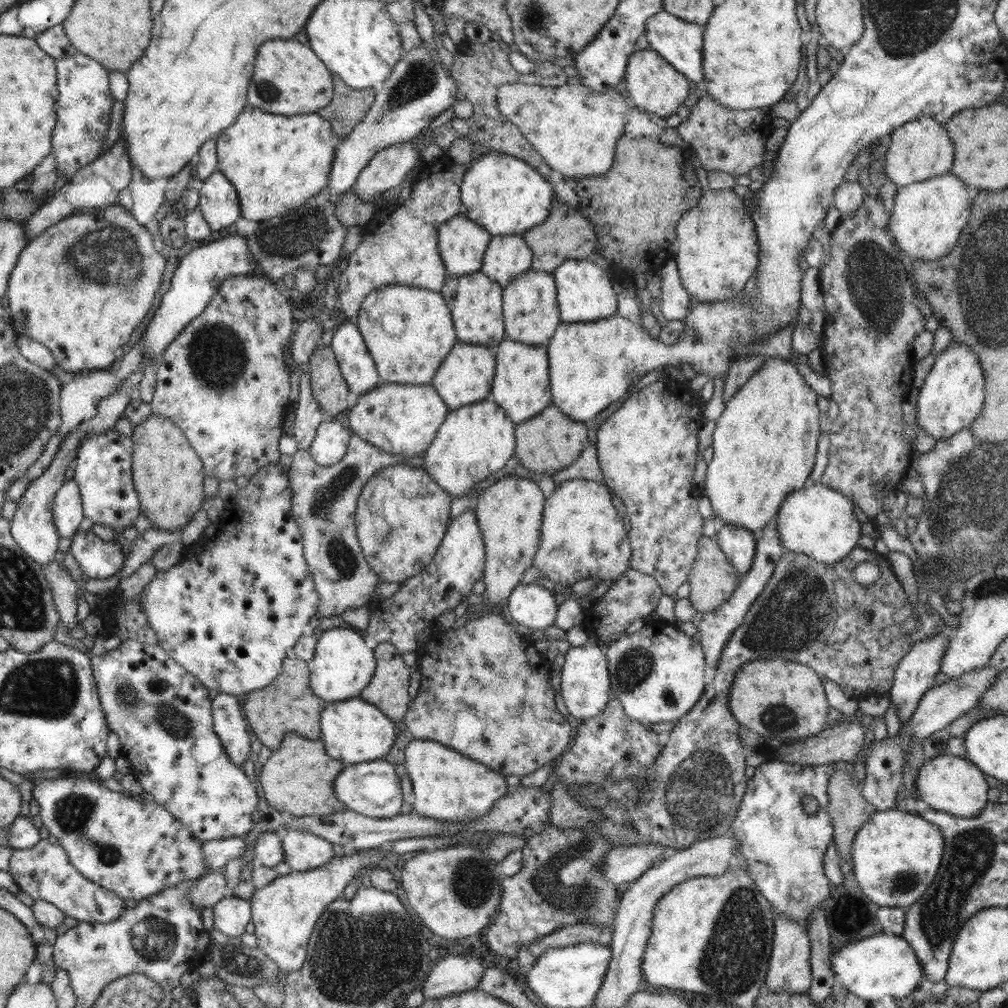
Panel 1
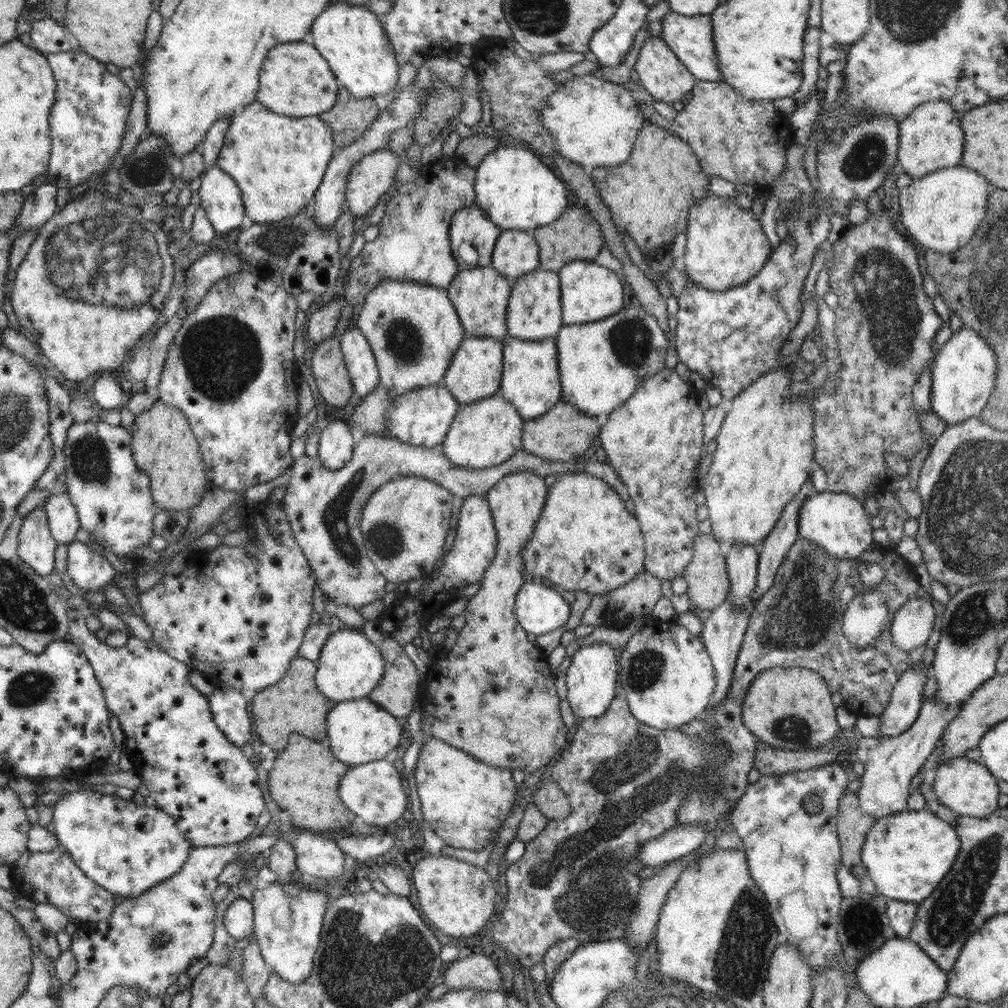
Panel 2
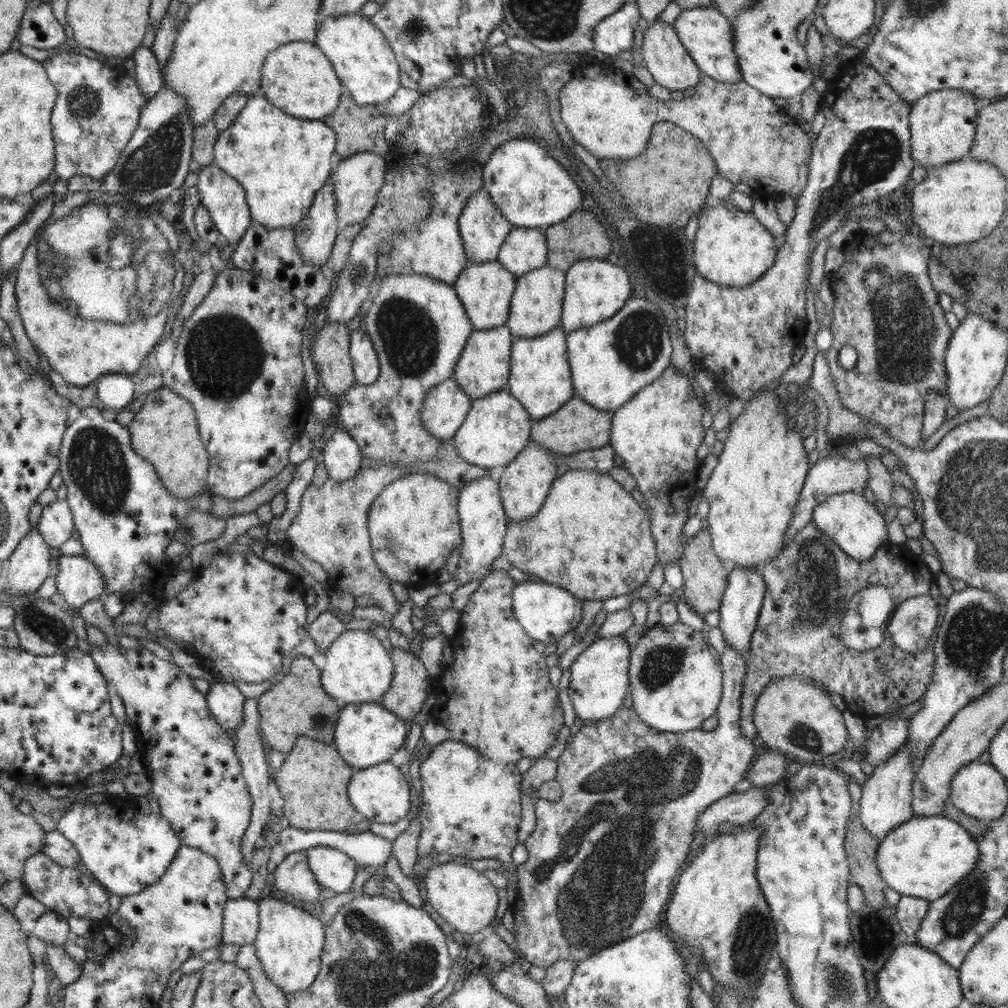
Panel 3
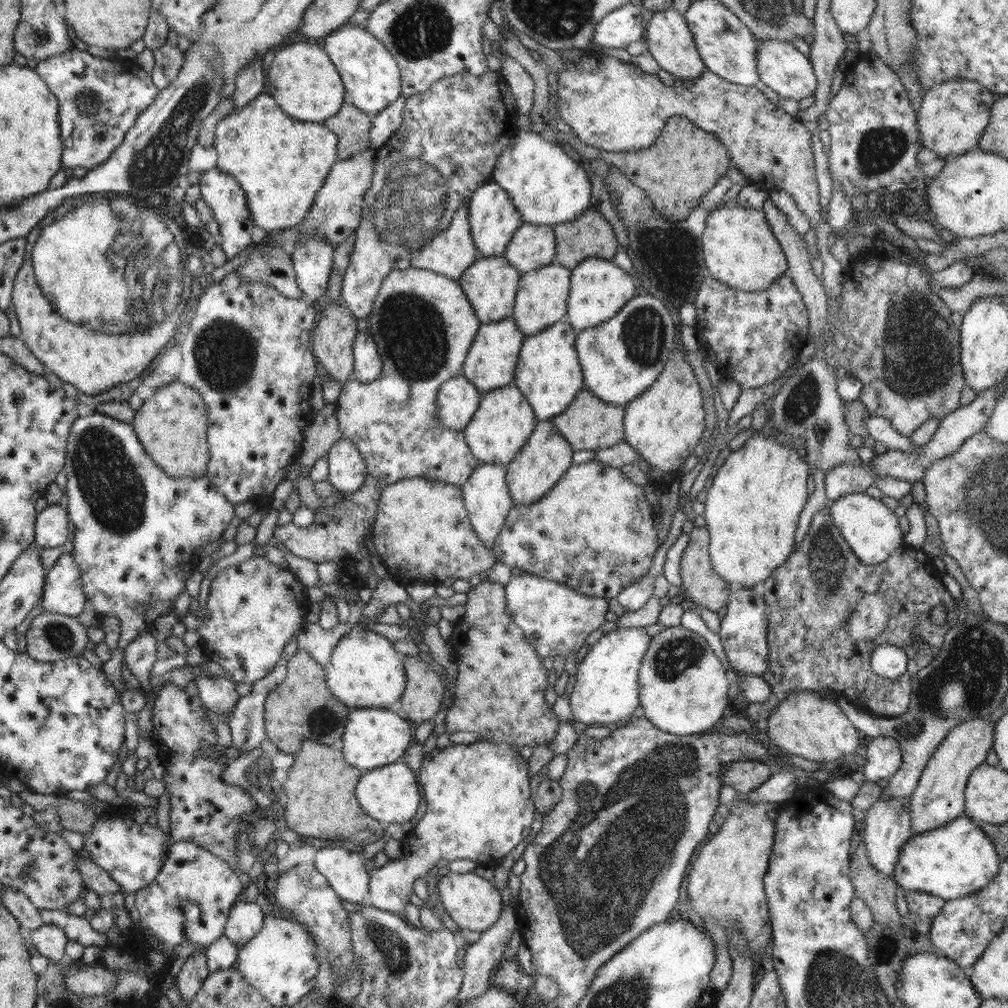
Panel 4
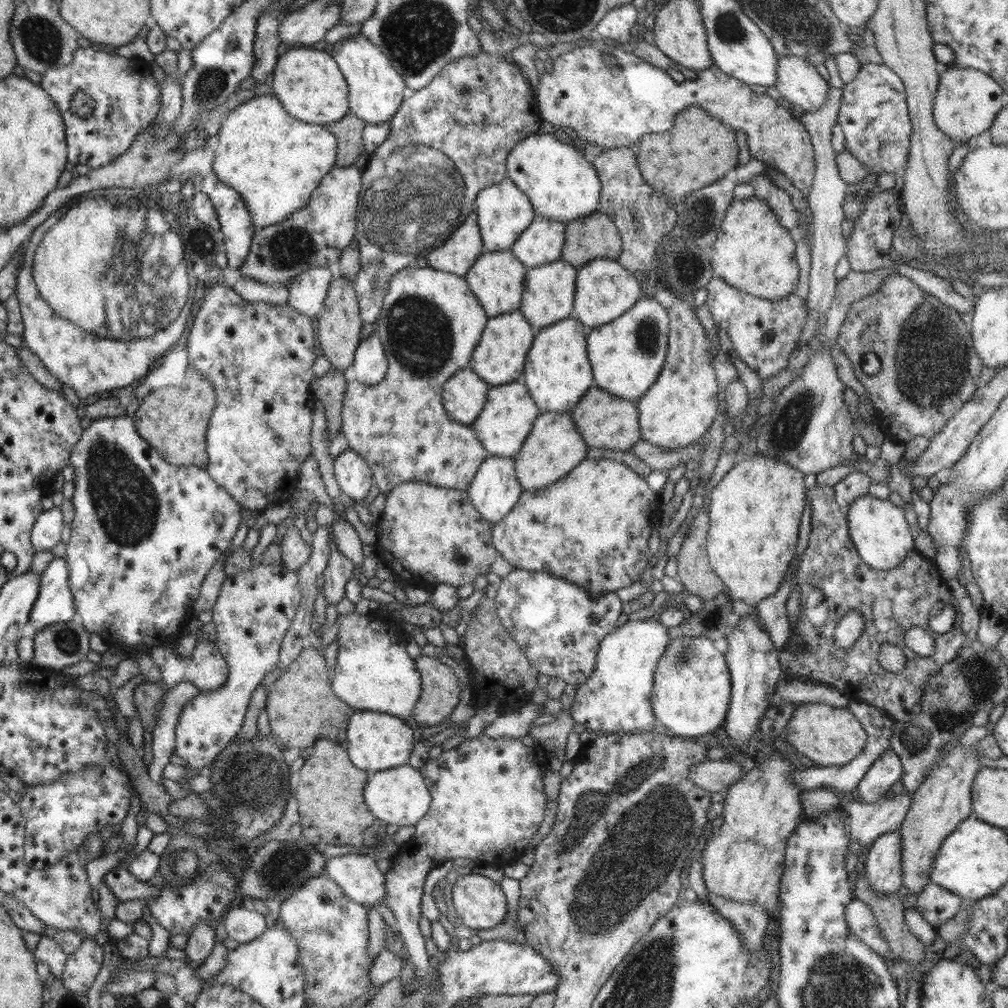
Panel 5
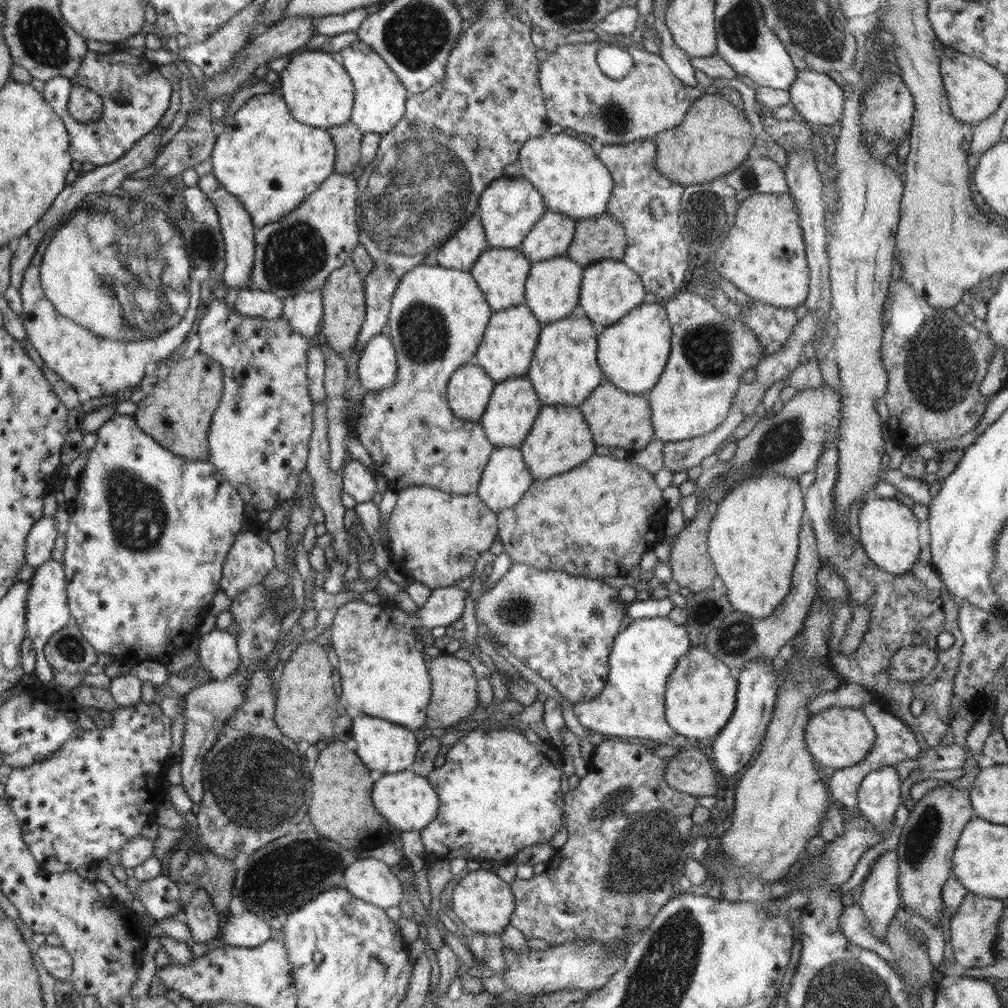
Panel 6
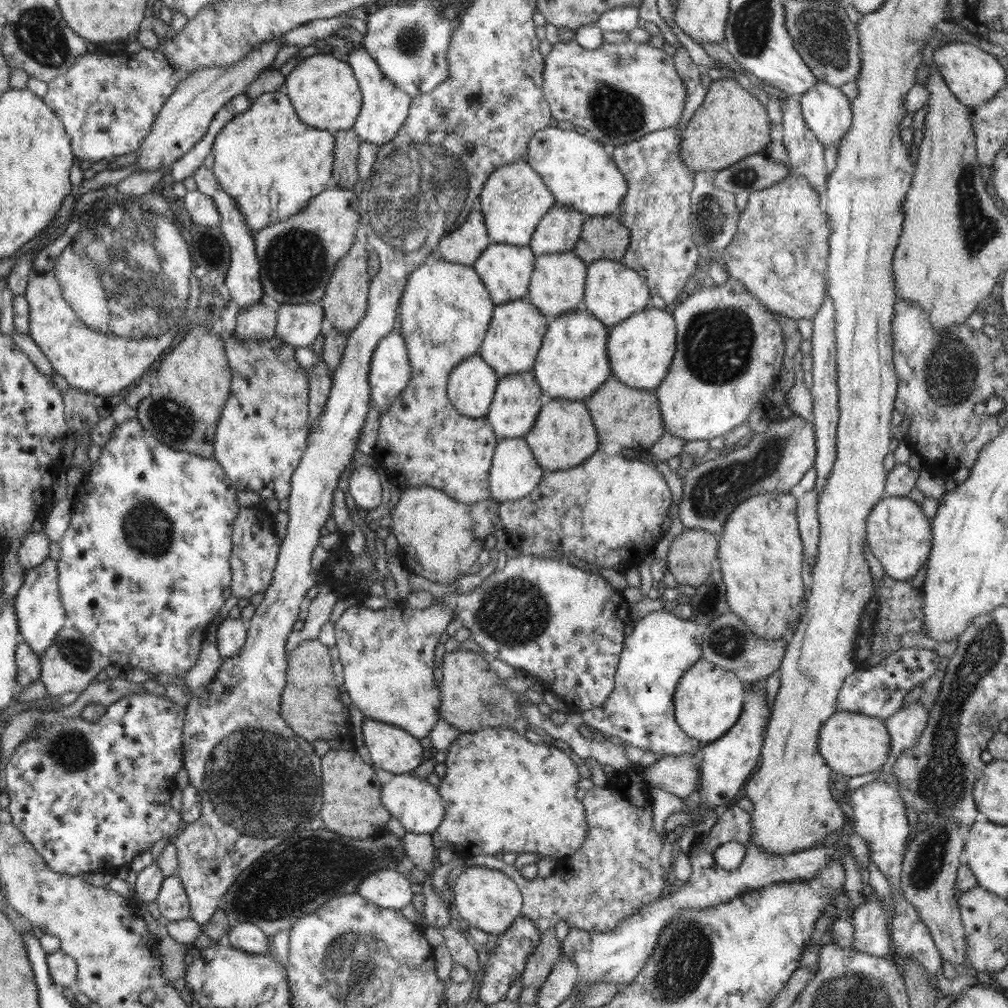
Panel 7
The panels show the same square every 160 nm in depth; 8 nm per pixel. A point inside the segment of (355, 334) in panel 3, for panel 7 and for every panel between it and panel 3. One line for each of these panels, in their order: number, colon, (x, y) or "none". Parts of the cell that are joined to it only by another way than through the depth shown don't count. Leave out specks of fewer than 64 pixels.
4: (367, 366)
5: (370, 364)
6: (377, 368)
7: (390, 369)

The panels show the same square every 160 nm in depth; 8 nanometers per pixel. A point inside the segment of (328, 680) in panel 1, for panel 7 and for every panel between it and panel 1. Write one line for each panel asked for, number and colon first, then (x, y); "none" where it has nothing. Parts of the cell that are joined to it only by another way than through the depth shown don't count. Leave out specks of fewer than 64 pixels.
2: (349, 667)
3: (358, 669)
4: (364, 670)
5: (373, 672)
6: (382, 670)
7: (387, 655)

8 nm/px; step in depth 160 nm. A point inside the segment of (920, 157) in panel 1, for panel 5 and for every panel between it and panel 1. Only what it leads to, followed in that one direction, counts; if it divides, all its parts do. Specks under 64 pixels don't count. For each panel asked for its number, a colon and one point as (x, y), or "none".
2: (931, 138)
3: (943, 123)
4: (953, 115)
5: (967, 102)

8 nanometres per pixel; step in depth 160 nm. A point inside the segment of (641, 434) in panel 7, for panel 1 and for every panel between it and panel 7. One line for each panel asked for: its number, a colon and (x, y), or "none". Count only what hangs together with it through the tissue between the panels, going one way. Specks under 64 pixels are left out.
1: (550, 441)
2: (563, 434)
3: (576, 426)
4: (588, 423)
5: (605, 421)
6: (616, 418)

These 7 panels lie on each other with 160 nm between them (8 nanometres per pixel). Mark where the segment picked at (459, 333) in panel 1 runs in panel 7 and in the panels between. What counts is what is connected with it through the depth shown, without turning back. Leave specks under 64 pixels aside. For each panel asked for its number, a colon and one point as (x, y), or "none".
2: (480, 296)
3: (485, 289)
4: (490, 283)
5: (496, 278)
6: (500, 273)
7: (505, 270)

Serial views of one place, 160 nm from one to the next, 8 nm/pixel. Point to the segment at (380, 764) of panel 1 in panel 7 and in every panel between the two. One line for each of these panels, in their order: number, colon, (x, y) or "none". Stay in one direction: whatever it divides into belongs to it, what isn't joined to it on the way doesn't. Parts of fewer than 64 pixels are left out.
2: (373, 791)
3: (380, 792)
4: (389, 793)
5: (399, 795)
6: (406, 800)
7: (417, 804)

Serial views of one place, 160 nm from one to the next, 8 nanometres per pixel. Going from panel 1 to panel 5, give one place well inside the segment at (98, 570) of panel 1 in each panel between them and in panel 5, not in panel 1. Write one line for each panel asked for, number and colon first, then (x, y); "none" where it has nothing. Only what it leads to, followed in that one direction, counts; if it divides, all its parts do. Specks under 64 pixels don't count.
2: (89, 571)
3: (77, 580)
4: (63, 594)
5: (54, 604)

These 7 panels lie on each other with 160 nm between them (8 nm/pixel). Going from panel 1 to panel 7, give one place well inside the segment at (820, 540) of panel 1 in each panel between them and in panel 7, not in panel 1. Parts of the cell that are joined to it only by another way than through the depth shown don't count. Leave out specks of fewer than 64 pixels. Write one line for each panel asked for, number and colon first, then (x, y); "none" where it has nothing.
2: (837, 522)
3: (856, 526)
4: (872, 531)
5: (879, 530)
6: (888, 529)
7: (900, 537)

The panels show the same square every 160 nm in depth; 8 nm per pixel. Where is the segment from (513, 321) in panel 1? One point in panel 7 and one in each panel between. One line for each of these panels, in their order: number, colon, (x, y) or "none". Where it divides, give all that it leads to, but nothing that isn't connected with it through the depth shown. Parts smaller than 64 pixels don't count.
2: (533, 313)
3: (536, 305)
4: (541, 300)
5: (548, 294)
6: (552, 288)
7: (557, 284)

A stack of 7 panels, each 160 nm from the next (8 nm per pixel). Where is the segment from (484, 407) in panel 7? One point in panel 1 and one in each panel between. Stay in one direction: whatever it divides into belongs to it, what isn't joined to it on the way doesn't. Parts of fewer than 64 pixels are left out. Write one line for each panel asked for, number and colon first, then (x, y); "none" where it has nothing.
1: (403, 419)
2: (421, 417)
3: (446, 405)
4: (457, 399)
5: (464, 394)
6: (468, 391)

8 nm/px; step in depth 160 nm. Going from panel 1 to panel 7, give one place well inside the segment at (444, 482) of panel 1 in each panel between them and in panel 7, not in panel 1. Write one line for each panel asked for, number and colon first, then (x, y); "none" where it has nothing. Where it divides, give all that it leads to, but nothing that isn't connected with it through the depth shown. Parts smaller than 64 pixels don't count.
2: (486, 433)
3: (497, 427)
4: (500, 427)
5: (505, 421)
6: (512, 409)
7: (517, 400)

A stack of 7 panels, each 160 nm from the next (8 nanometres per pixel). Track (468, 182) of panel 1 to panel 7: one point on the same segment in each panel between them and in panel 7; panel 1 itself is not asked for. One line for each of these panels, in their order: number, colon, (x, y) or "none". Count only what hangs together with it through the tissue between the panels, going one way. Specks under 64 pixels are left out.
2: (517, 190)
3: (529, 185)
4: (547, 186)
5: (561, 182)
6: (572, 181)
7: (578, 172)

